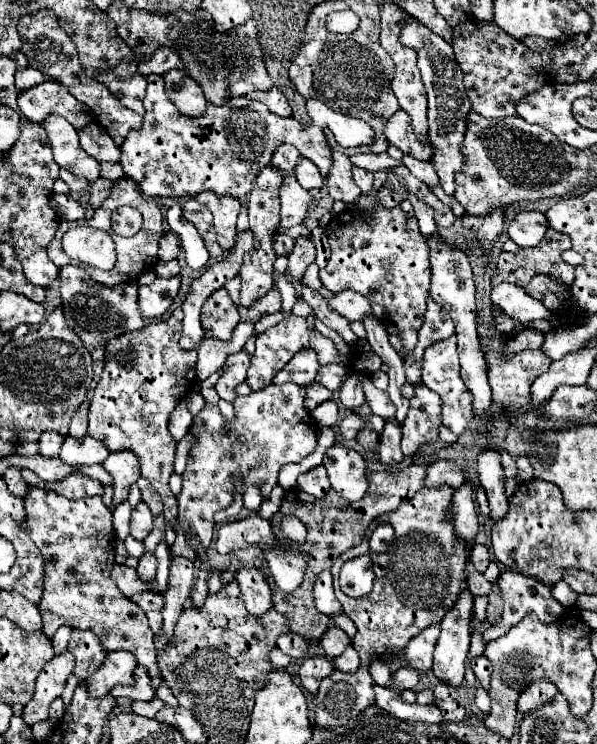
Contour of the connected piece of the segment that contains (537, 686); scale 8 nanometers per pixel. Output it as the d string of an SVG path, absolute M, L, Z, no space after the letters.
M535 681L531 687L527 687L519 701L517 701L517 711L521 715L531 713L533 709L539 709L541 705L553 701L553 697L557 695L557 689L553 689L551 681Z

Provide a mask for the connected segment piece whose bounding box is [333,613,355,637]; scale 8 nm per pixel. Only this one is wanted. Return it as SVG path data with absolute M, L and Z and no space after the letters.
M345 613L333 615L333 621L335 621L335 625L337 625L339 629L343 629L349 637L353 637L353 635L355 635L355 625L353 625L353 621L351 621Z

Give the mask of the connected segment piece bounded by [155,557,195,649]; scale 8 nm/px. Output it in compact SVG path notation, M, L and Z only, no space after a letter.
M173 557L171 561L171 571L169 571L169 585L167 591L163 593L165 599L165 609L163 609L163 631L159 637L155 637L155 647L165 649L167 641L173 635L173 627L185 607L185 601L189 597L189 591L193 587L193 561L183 559L183 557Z

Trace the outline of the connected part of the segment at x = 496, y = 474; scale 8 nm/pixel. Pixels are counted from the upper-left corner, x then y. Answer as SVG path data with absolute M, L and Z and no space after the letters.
M485 449L483 453L479 453L477 469L479 469L479 485L487 493L487 501L489 501L489 509L491 509L489 517L493 523L497 523L497 521L501 521L501 517L505 517L505 513L509 509L509 499L507 499L505 487L503 487L505 475L503 475L499 453L493 449Z

